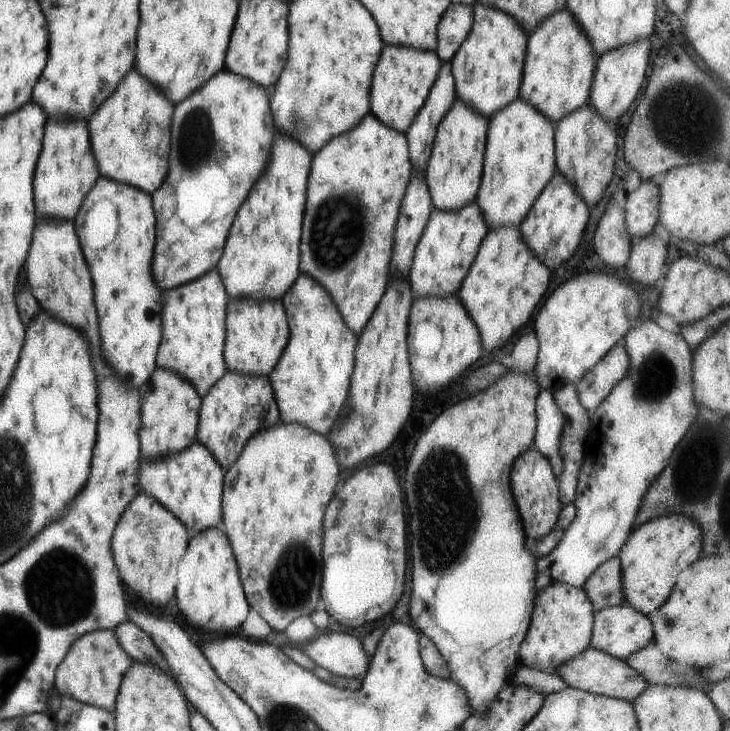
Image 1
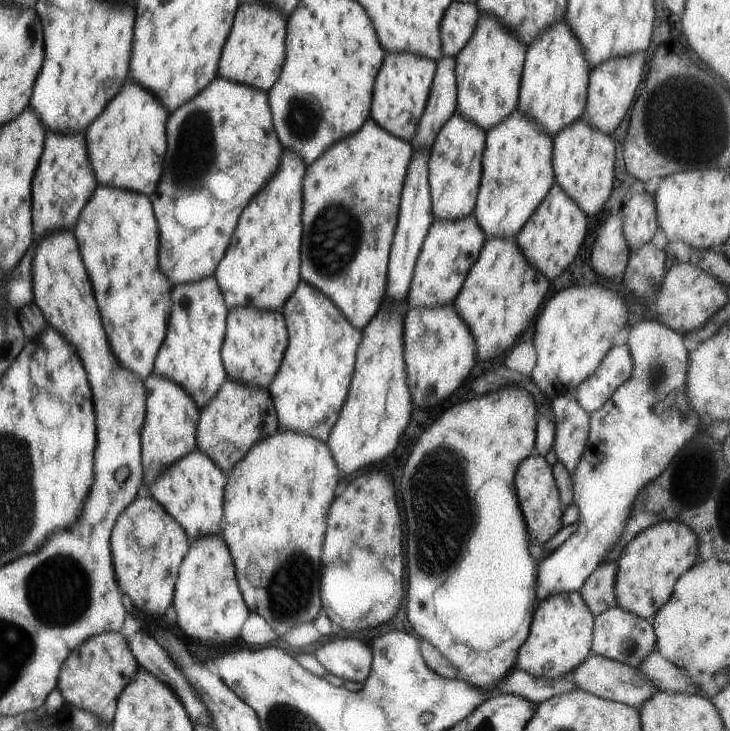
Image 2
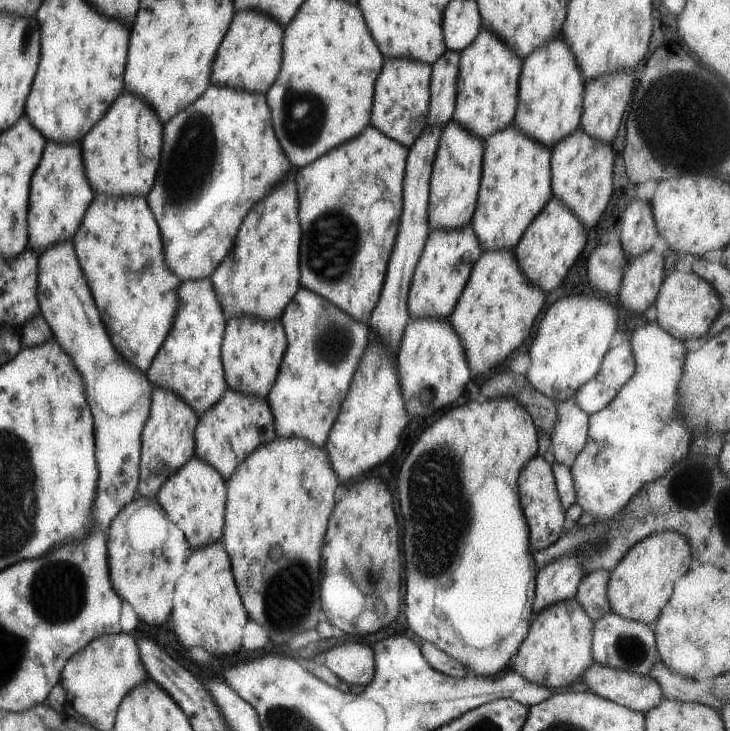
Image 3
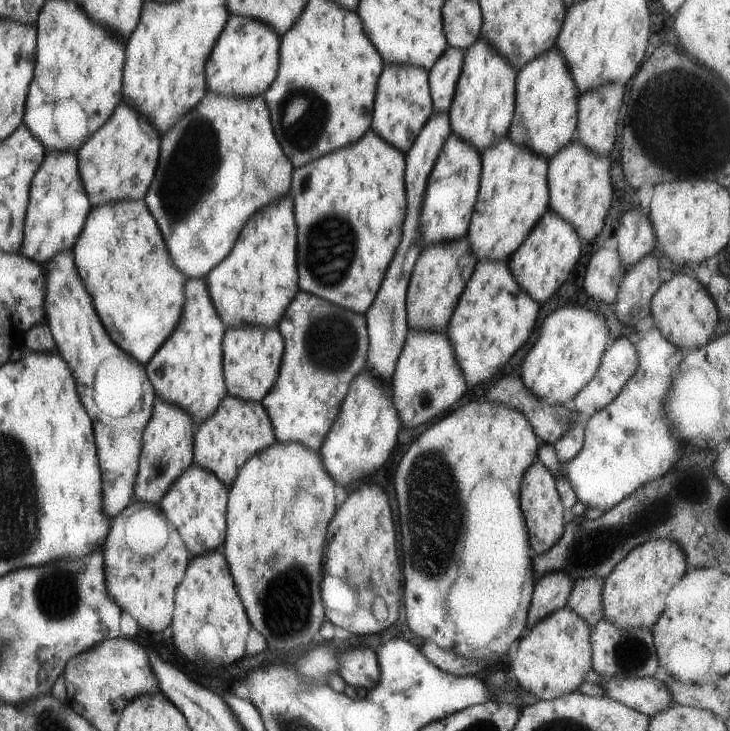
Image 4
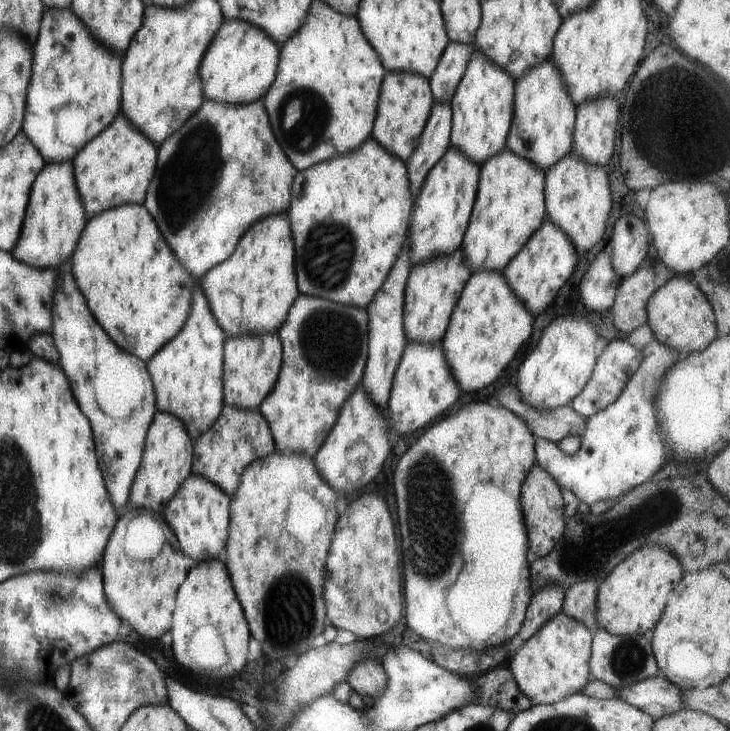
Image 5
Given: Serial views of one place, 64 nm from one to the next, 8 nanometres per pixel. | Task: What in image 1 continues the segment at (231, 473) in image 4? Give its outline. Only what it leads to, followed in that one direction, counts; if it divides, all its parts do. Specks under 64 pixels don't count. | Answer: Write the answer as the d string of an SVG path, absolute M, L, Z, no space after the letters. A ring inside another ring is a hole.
M227 369L200 400L195 442L202 444L225 470L239 456L245 443L261 429L280 421L268 377L244 375Z

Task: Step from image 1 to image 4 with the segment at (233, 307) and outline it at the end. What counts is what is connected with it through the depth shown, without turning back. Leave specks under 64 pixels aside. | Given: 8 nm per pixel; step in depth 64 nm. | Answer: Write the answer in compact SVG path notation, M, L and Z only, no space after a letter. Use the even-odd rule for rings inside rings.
M243 325L242 327L238 327L237 329L227 329L225 334L222 336L222 373L224 378L224 385L227 395L231 395L233 397L237 397L242 401L249 401L249 402L260 402L260 400L271 390L273 383L278 375L278 368L280 365L280 360L282 357L284 342L282 341L282 336L280 332L277 330L277 327L269 327L268 329L264 326L257 326L257 325Z

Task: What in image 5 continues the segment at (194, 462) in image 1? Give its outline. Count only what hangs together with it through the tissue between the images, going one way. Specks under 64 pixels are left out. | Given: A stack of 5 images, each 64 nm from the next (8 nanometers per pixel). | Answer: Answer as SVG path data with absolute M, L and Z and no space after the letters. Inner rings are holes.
M192 473L179 485L171 500L162 510L165 522L177 539L181 552L189 559L221 560L228 535L230 497L200 475Z

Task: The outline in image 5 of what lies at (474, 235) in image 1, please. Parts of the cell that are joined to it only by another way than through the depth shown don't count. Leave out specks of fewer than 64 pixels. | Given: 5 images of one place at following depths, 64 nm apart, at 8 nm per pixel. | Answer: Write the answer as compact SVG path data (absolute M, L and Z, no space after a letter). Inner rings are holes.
M459 246L450 255L443 255L423 265L411 267L404 288L404 305L402 306L402 329L406 342L431 345L439 343L443 338L455 303L471 276L463 259Z

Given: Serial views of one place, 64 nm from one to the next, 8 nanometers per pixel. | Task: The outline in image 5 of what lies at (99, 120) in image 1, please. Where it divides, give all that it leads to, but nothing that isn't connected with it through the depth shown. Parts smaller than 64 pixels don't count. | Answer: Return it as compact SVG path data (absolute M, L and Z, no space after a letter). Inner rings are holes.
M117 113L114 119L104 128L96 137L93 137L81 150L72 158L73 176L75 176L75 186L77 192L81 196L81 204L85 210L85 220L89 220L91 216L99 214L102 210L111 208L111 206L119 206L119 204L141 204L144 196L154 175L156 167L156 150L157 147L137 129L130 126L130 122Z

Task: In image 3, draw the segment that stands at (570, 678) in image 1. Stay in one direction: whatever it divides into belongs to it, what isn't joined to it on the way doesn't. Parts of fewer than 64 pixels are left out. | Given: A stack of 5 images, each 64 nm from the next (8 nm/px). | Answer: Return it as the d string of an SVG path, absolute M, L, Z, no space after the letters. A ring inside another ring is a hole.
M592 661L584 670L580 680L586 684L589 692L595 693L632 711L640 712L642 715L659 705L663 698L660 686L653 678L647 675L641 676L635 673L628 673L627 671L604 667L598 665L595 661Z

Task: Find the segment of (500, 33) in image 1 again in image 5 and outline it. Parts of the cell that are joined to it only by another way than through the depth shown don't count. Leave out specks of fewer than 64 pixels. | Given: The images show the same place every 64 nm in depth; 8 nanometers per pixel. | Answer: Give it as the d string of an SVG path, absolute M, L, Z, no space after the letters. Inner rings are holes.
M473 46L466 69L450 98L450 146L475 165L481 166L488 158L504 148L512 121L514 80L498 69Z

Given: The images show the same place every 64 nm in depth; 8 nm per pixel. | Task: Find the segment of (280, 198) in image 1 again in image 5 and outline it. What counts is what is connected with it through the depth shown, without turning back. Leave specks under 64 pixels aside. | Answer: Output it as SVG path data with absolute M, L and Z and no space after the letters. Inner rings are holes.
M285 213L254 222L235 246L235 252L221 264L207 270L199 286L209 310L225 336L275 333L285 322L287 310L299 292L293 274L293 242Z

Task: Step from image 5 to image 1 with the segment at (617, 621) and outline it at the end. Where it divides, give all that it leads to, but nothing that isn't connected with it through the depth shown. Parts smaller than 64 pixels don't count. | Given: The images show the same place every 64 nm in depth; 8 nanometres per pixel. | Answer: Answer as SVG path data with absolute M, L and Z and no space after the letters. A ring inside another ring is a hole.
M663 514L635 526L616 554L620 560L621 588L625 603L641 614L659 608L669 596L677 575L701 556L702 530L686 515Z

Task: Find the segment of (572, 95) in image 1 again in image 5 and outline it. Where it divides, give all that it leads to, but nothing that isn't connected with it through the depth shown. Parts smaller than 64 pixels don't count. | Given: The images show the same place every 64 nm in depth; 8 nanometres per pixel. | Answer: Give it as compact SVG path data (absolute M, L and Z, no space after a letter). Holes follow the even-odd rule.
M547 58L514 82L512 121L504 148L545 172L560 158L570 154L574 120L575 106L562 85L557 69Z

